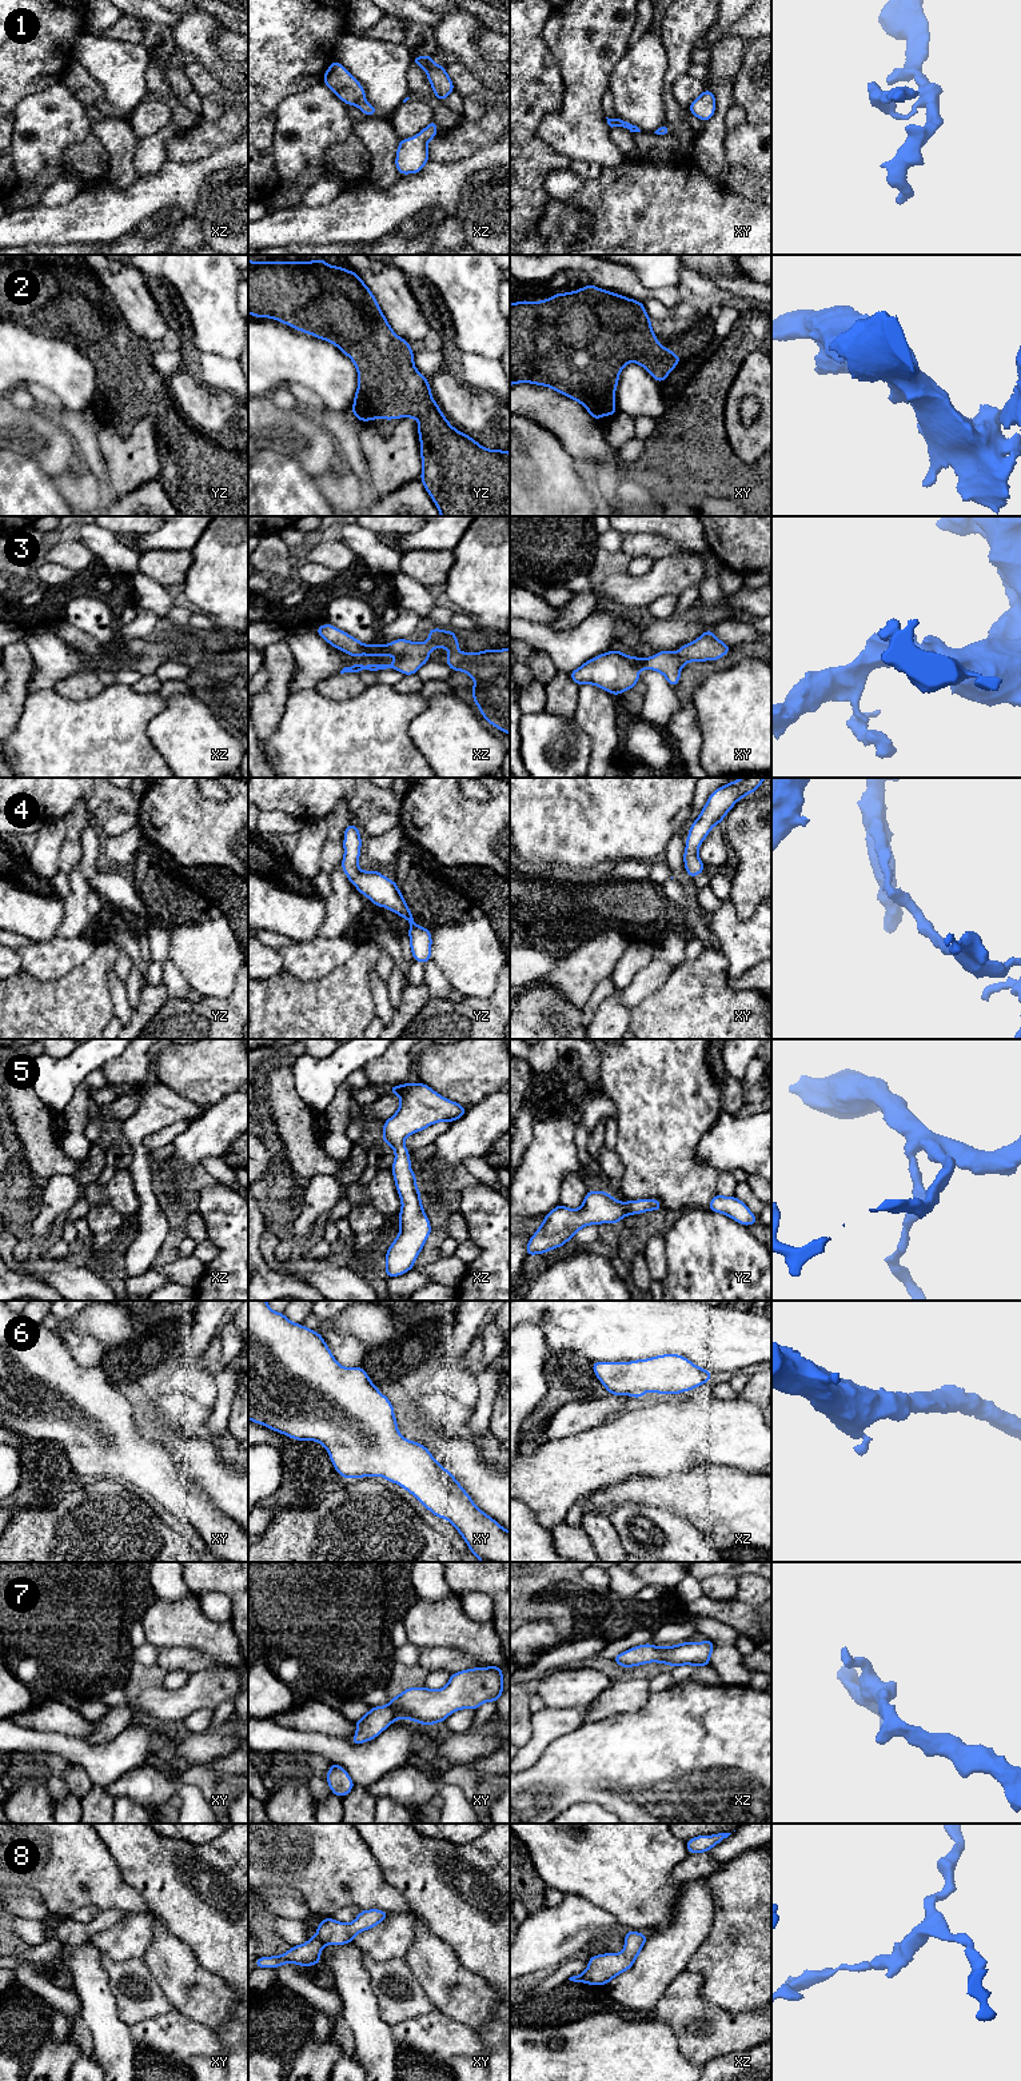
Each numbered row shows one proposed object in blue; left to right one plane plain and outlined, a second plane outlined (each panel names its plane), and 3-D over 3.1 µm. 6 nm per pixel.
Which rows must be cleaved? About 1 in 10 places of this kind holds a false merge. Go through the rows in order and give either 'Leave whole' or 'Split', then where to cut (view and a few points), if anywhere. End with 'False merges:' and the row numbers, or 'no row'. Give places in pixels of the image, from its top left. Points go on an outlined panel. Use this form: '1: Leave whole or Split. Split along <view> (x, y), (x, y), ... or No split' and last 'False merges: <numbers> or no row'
1: Split. Split along xz (365, 100), (355, 104)
2: Leave whole. No split
3: Leave whole. No split
4: Leave whole. No split
5: Leave whole. No split
6: Leave whole. No split
7: Leave whole. No split
8: Split. Split along xy (315, 1936), (324, 1944)
False merges: 1, 8

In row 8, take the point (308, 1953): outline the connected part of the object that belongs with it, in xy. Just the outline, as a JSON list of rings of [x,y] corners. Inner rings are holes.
[[[315,1936],[306,1944],[294,1945],[288,1952],[280,1956],[259,1957],[255,1961],[255,1969],[258,1968],[275,1968],[278,1969],[284,1964],[296,1964],[303,1968],[320,1964],[320,1953],[324,1944]]]

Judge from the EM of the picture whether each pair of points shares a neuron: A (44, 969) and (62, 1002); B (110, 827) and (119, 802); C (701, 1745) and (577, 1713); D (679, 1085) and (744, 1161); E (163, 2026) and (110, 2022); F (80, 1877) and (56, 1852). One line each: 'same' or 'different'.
A: different
B: different
C: different
D: different
E: different
F: same

